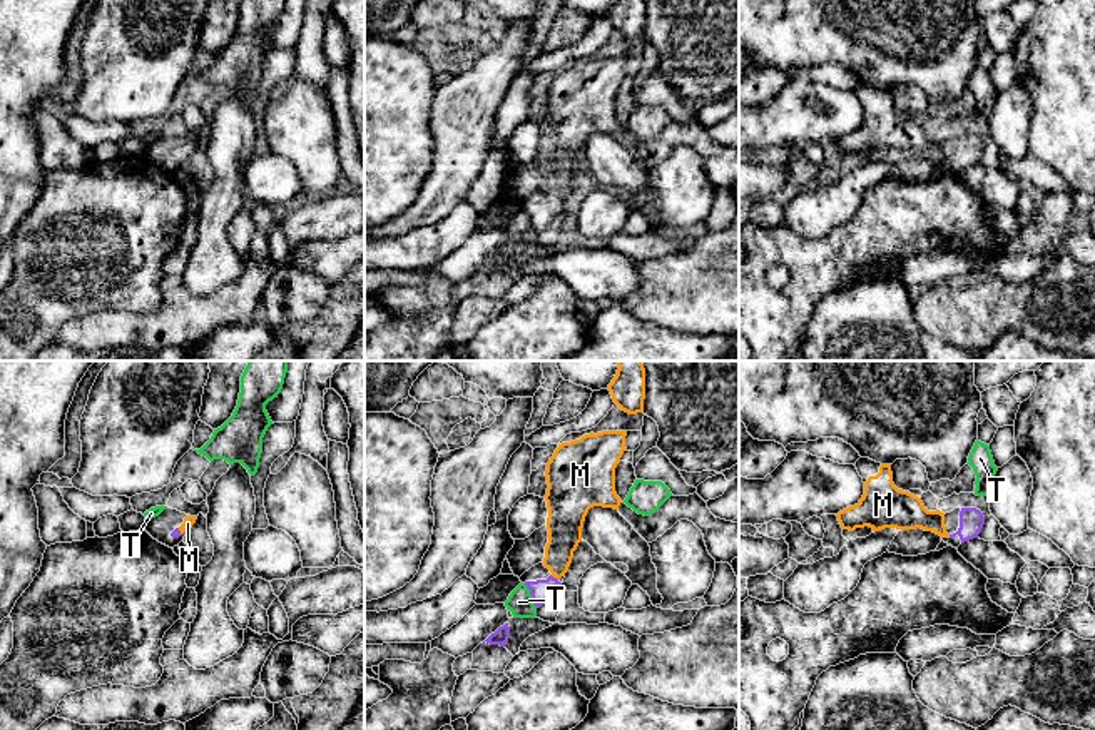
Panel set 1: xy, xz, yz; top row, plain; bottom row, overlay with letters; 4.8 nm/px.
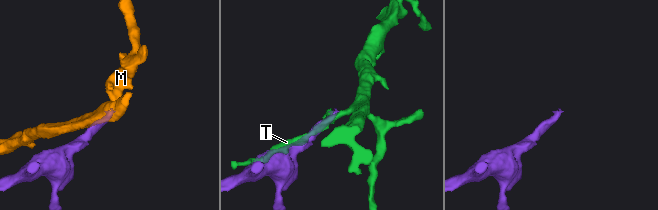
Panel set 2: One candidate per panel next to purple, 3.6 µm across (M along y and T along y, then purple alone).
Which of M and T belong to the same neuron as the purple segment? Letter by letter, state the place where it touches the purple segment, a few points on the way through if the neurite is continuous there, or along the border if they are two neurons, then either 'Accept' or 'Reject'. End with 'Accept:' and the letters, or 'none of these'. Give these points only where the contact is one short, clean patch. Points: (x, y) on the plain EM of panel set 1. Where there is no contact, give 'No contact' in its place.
M: Touches purple at xz (552, 202). Path across: xz (540, 216), (552, 202), (564, 152). Accept
T: Touches purple at xz (530, 219). Reject
Accept: M

